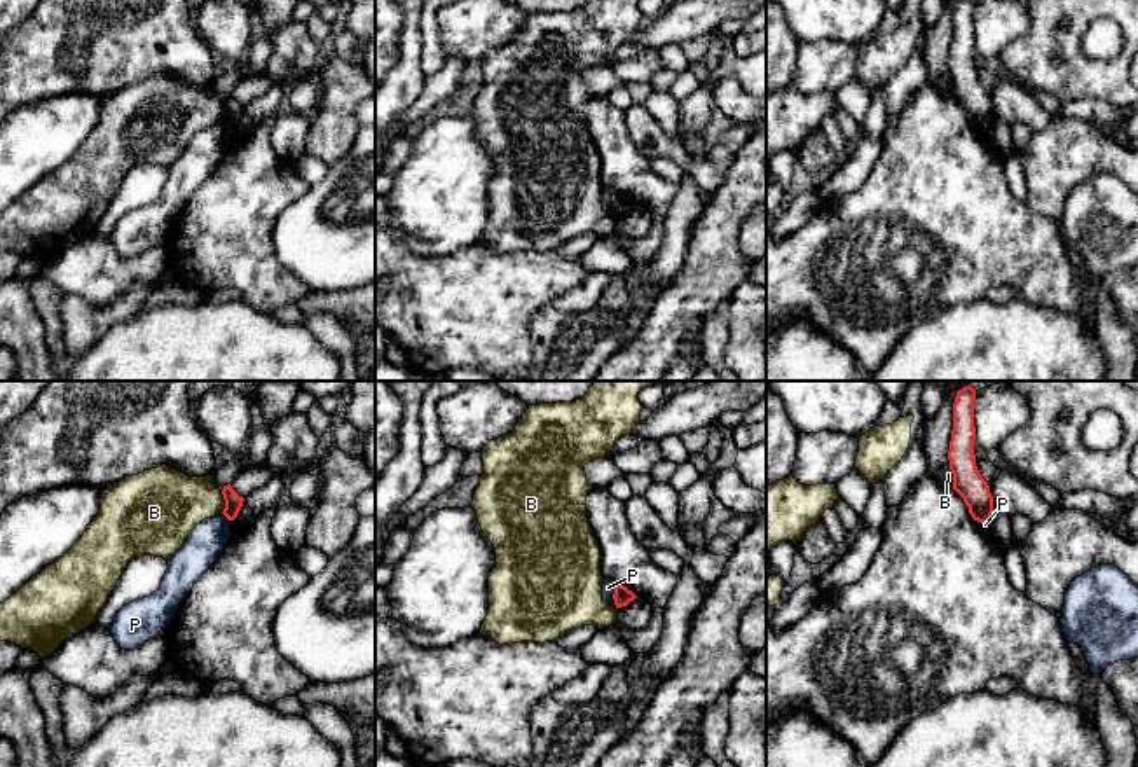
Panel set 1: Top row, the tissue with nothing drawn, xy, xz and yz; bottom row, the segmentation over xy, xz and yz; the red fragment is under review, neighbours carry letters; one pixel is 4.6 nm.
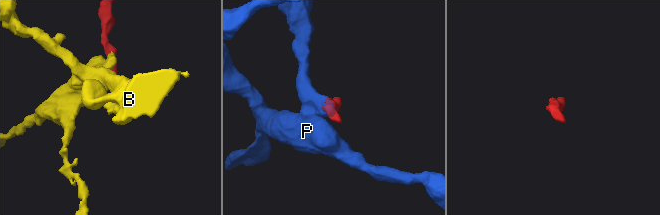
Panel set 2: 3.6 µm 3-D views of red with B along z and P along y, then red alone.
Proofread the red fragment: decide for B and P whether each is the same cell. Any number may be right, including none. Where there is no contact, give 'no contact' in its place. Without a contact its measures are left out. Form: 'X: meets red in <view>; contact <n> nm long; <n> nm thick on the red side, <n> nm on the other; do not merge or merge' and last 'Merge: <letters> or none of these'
B: meets red in xy; contact 100 nm long; 80 nm thick on the red side, 300 nm on the other; do not merge
P: meets red in xz; contact 100 nm long; 90 nm thick on the red side, 60 nm on the other; merge
Merge: P

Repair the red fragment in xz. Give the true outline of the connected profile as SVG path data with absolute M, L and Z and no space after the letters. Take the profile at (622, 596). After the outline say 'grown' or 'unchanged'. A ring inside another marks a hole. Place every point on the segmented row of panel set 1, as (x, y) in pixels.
M607 578L602 582L602 599L611 606L621 608L634 601L637 596L625 585L614 584Z; grown

